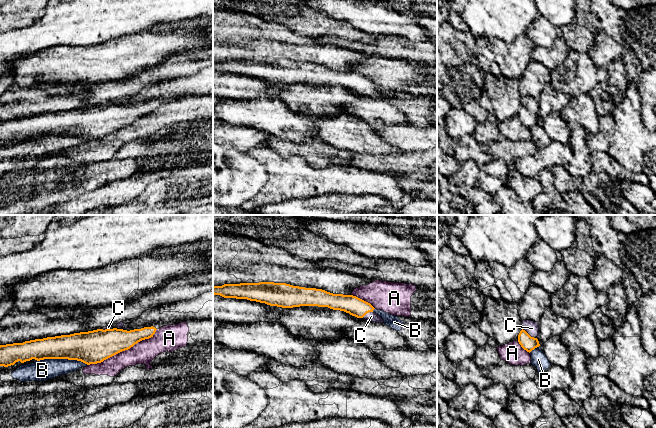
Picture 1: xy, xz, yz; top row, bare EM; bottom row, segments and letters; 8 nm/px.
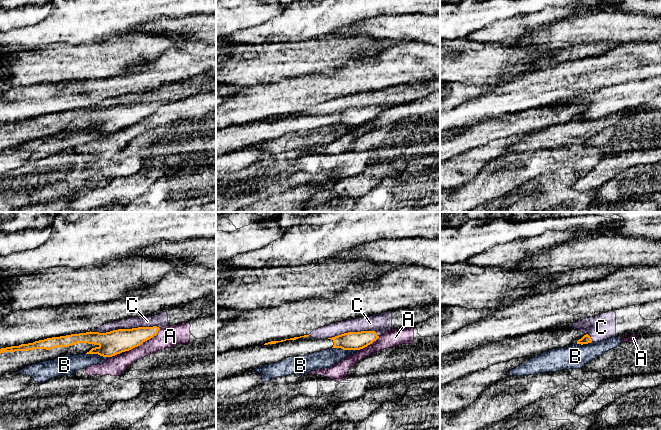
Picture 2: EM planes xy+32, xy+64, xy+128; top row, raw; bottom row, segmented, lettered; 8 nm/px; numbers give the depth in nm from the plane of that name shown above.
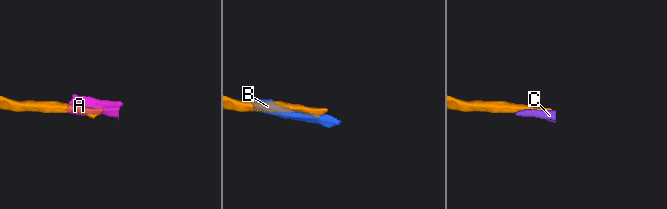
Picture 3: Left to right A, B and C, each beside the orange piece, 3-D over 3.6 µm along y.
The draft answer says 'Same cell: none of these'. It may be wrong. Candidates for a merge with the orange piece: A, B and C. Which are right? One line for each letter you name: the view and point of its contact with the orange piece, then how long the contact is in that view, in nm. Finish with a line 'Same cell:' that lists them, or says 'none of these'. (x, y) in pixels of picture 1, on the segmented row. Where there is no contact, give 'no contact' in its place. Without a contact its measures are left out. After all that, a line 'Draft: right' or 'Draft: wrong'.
C: yz (528, 334) | 150 nm
Same cell: C
Draft: wrong

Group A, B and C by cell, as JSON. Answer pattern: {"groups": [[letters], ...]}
{"groups": [["A"], ["B"], ["C"]]}

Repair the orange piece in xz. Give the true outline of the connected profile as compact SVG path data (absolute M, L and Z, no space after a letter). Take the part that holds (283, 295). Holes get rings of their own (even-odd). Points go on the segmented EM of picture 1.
M259 282L213 286L213 294L224 298L247 299L282 308L328 307L369 322L384 324L384 320L373 312L375 308L370 303L353 295L333 294L322 289L286 283Z

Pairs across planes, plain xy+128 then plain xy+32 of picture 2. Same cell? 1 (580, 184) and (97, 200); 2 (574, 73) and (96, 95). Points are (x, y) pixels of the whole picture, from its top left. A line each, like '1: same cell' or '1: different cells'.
1: same cell
2: same cell

